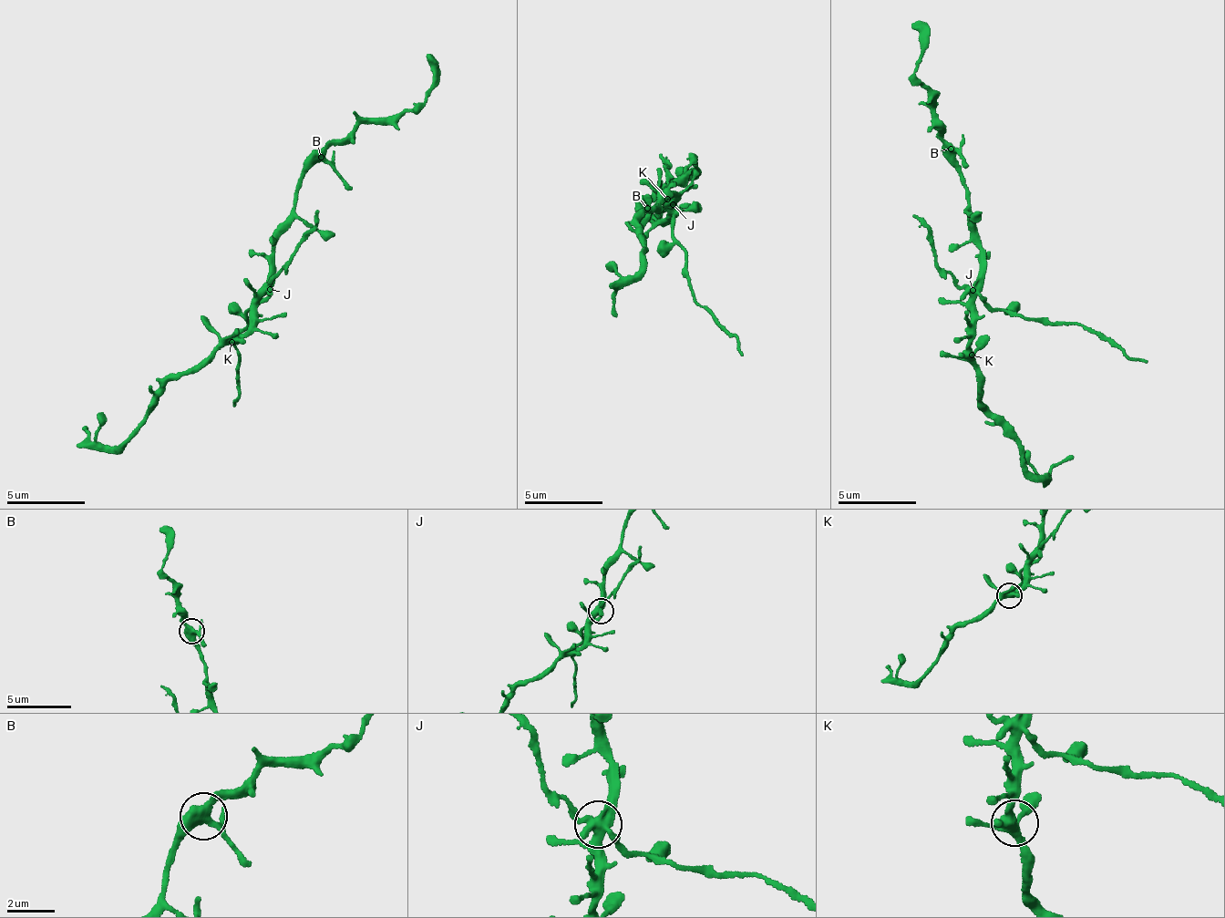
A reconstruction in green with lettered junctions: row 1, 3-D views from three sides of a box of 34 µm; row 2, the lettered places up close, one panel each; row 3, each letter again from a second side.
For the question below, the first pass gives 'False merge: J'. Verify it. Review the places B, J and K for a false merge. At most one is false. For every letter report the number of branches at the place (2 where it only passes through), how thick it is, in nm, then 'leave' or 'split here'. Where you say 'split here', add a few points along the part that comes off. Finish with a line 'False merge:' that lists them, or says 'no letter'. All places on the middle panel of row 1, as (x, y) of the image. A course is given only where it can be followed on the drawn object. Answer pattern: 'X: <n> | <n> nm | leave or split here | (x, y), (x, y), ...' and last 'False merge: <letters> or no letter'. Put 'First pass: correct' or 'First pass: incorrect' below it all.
B: 4 | 380 nm | leave
J: 4 | 420 nm | leave
K: 4 | 400 nm | leave
False merge: no letter
First pass: incorrect

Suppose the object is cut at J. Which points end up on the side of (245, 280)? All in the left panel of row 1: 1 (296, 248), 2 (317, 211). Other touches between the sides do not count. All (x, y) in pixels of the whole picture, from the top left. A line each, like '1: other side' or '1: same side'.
1: other side
2: other side

